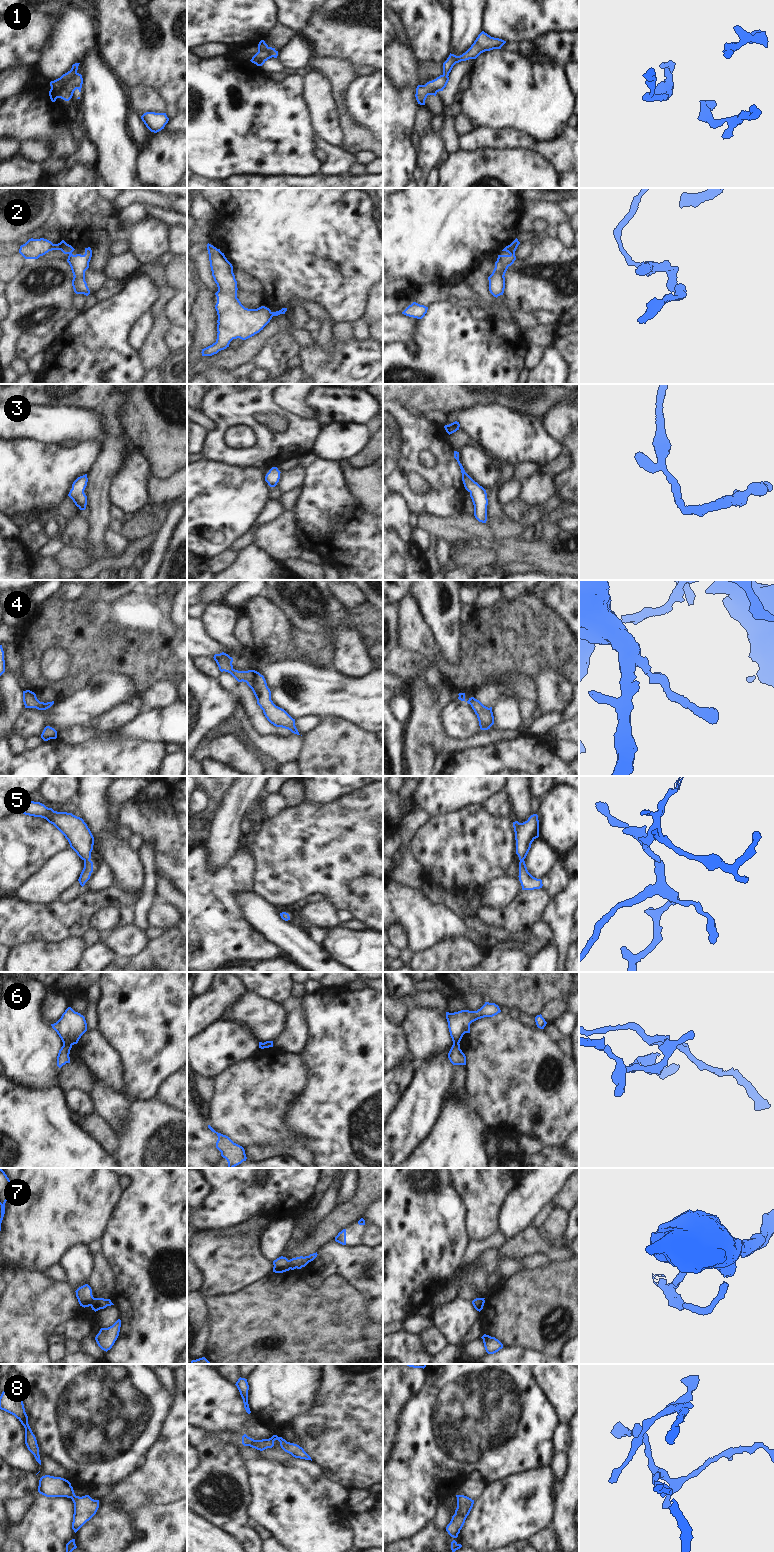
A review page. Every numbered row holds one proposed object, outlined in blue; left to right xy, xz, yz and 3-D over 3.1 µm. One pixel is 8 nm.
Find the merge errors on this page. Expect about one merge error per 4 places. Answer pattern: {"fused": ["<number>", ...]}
{"fused": ["2", "6", "7"]}

